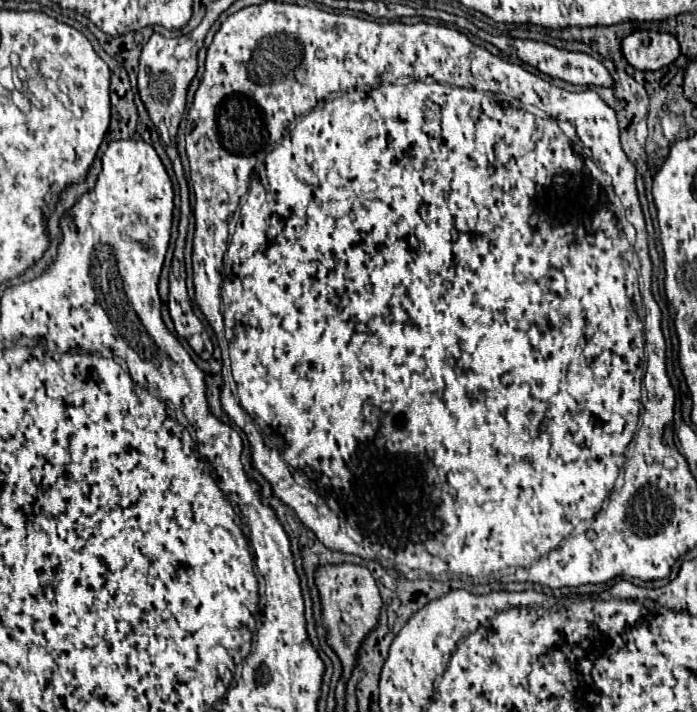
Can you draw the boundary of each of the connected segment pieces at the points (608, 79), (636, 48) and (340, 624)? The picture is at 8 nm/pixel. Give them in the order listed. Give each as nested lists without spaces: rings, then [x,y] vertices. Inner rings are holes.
[[[479,29],[479,39],[493,43],[501,53],[505,55],[515,55],[519,57],[523,63],[529,63],[531,67],[539,69],[541,73],[553,77],[553,79],[561,79],[573,85],[597,85],[597,87],[613,87],[613,77],[609,75],[609,71],[603,67],[601,61],[593,59],[591,55],[585,53],[571,53],[571,51],[563,51],[557,47],[551,47],[547,43],[537,43],[537,41],[527,41],[527,39],[511,39],[511,37],[493,37],[485,31]]]
[[[633,31],[623,39],[627,61],[641,71],[657,71],[671,65],[681,49],[673,35],[659,31]]]
[[[323,565],[317,571],[317,589],[321,595],[323,607],[323,625],[327,629],[327,641],[333,651],[339,655],[343,669],[353,669],[359,653],[359,645],[379,623],[379,613],[383,607],[377,583],[373,575],[359,565]]]

